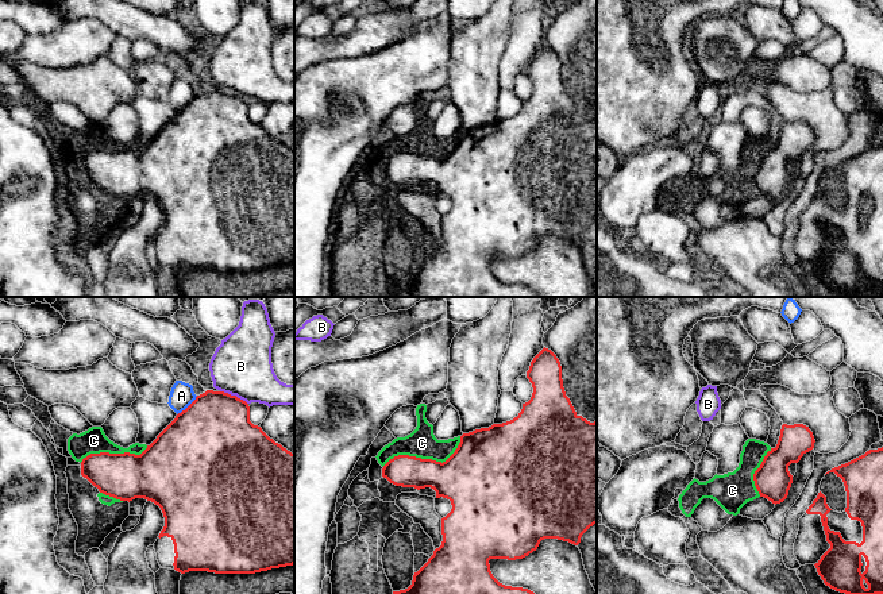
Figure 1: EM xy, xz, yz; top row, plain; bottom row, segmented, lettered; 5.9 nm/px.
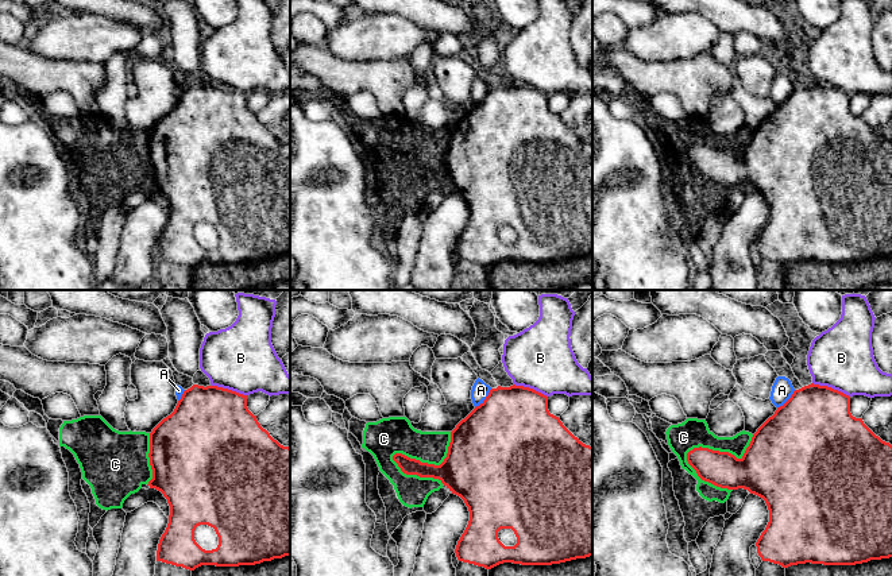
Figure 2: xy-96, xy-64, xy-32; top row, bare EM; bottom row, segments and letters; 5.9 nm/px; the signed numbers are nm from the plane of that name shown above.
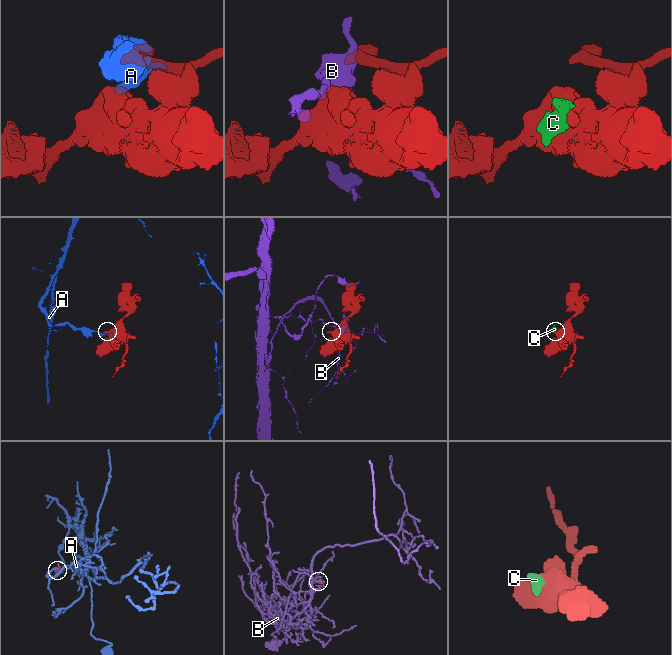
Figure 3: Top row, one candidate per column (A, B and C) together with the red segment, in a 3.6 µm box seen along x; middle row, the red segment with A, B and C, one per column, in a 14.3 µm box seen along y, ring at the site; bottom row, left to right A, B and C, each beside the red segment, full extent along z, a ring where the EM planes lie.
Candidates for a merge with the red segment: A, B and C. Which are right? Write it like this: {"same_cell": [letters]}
{"same_cell": []}

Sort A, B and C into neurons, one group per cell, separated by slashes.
A / B / C

